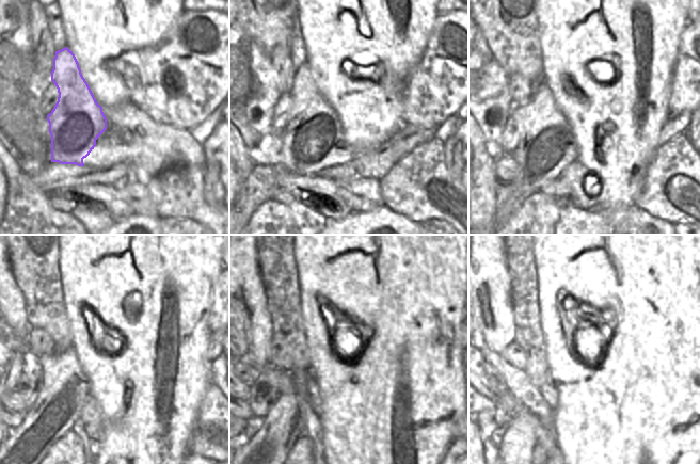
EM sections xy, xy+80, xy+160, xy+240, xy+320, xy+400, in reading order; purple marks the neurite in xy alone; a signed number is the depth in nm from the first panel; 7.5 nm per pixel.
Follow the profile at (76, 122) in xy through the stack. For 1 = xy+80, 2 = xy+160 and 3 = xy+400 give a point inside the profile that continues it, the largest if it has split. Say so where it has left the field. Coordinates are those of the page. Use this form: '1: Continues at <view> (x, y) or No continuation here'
1: Continues at xy+80 (313, 127)
2: Continues at xy+160 (545, 137)
3: Continues at xy+400 (515, 450)

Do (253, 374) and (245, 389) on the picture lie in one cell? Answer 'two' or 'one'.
two

